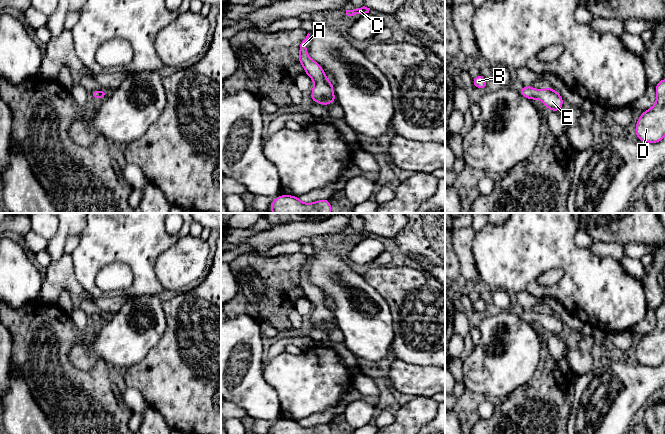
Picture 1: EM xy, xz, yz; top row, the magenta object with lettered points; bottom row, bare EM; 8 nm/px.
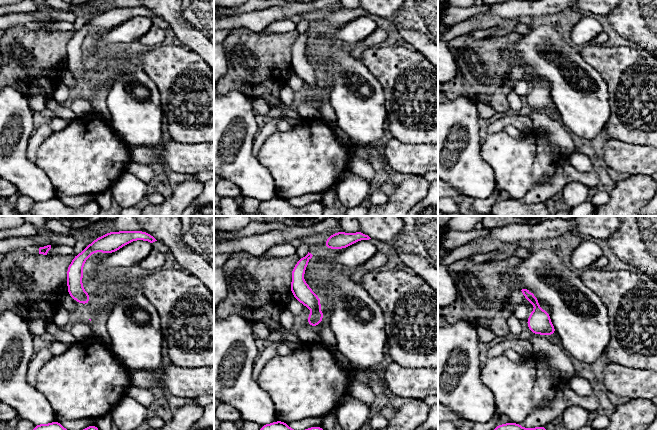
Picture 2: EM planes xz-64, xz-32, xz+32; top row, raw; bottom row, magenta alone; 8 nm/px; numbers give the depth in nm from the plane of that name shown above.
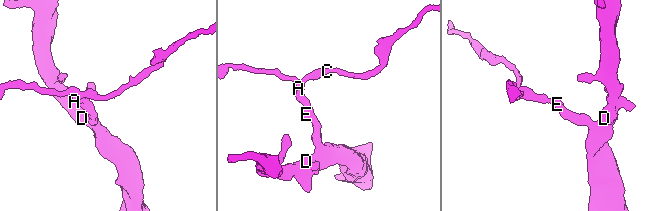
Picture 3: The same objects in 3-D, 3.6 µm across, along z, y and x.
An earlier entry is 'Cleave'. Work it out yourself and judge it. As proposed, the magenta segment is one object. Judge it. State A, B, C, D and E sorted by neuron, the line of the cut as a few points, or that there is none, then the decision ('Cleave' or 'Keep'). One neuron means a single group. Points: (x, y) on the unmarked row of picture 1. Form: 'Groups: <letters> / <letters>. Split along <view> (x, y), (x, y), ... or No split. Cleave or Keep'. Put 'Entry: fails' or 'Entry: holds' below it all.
Groups: A B C D E. No split. Keep
Entry: fails

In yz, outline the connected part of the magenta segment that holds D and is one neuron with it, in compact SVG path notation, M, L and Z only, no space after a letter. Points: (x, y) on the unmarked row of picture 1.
M665 303L656 309L655 328L640 339L635 357L638 364L646 367L658 367L665 361Z

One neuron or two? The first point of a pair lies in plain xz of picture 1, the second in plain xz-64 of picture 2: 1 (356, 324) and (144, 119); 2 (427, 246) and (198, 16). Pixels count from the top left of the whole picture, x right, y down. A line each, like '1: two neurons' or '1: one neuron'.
1: one neuron
2: one neuron

